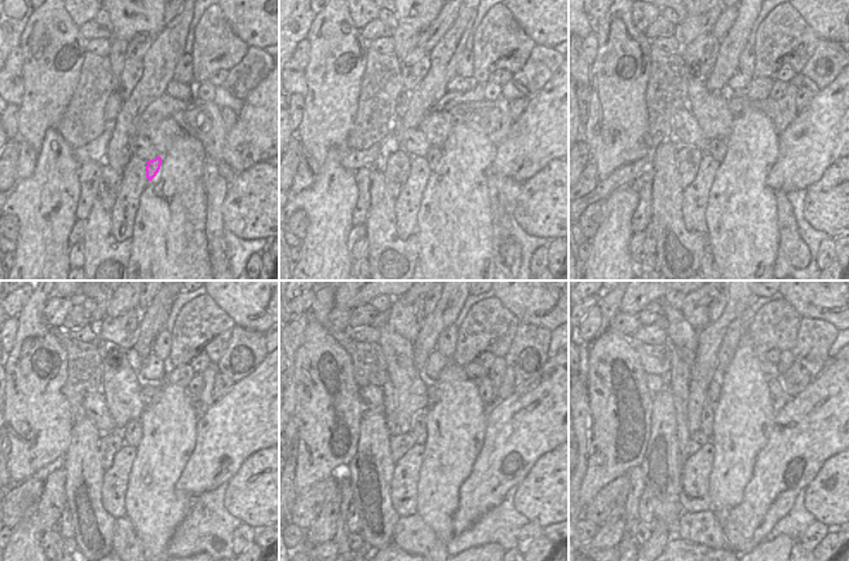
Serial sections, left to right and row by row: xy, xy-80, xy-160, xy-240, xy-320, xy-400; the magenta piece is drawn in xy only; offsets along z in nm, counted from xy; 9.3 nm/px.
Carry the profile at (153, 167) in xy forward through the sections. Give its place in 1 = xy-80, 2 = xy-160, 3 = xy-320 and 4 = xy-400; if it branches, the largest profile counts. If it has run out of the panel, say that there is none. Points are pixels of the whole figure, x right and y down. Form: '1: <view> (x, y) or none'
1: xy-80 (433, 157)
2: xy-160 (717, 149)
3: xy-320 (418, 428)
4: xy-400 (706, 422)

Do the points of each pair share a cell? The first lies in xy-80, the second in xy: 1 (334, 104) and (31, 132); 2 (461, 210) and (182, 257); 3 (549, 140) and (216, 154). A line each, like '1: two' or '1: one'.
1: one
2: one
3: two

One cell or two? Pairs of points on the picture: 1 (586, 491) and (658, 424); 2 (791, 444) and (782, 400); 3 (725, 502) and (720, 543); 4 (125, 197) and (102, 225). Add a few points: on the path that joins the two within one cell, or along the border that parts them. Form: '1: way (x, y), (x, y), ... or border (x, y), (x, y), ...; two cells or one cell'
1: border (653, 402), (650, 438), (641, 462); two cells
2: border (790, 398), (775, 412); two cells
3: border (710, 509), (720, 526); two cells
4: border (109, 213), (111, 235), (119, 242), (129, 239); two cells

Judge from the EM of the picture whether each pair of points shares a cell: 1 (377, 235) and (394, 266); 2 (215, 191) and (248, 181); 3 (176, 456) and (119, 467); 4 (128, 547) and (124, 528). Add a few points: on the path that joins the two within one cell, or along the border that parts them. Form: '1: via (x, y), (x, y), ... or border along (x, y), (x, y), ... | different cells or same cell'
1: via (384, 243), (390, 259) | same cell
2: border along (229, 186), (222, 203), (221, 217) | different cells
3: border along (136, 447), (124, 494) | different cells
4: via (125, 542), (124, 533) | same cell

